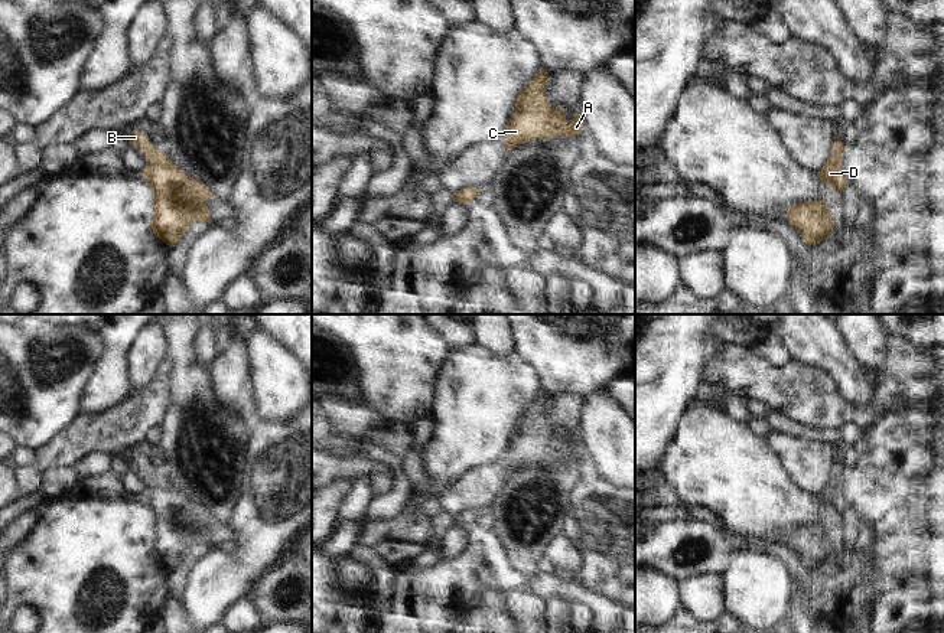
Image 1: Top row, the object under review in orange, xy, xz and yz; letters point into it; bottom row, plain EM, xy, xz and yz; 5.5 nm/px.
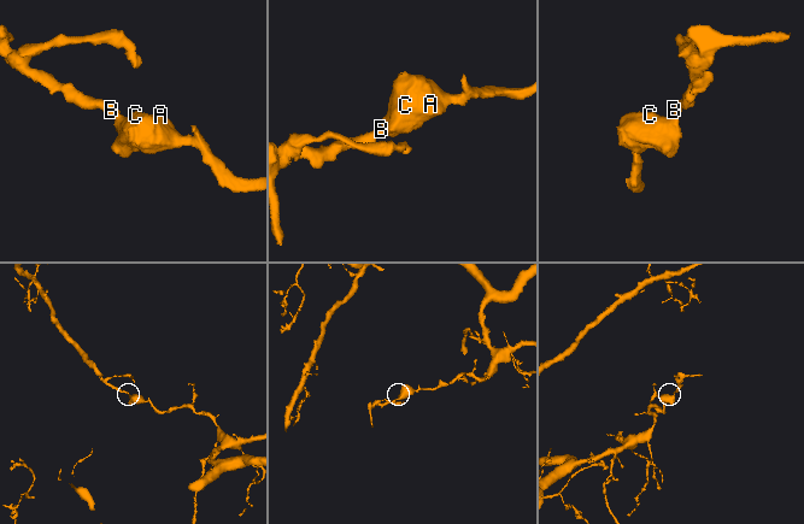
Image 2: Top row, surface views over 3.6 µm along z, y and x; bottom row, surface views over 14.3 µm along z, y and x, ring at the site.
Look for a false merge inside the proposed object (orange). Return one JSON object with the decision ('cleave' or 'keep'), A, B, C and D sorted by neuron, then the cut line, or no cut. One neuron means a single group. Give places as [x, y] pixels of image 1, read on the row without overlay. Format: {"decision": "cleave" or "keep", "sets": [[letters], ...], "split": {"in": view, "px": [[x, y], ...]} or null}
{"decision": "keep", "sets": [["A", "B", "C", "D"]], "split": null}

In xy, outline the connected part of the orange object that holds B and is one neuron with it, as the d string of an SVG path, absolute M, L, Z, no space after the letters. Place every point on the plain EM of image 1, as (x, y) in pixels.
M133 454L128 457L128 467L136 469L140 476L146 480L146 489L141 495L141 499L147 502L149 509L153 516L153 541L150 545L150 549L153 552L153 557L162 562L166 568L173 571L188 555L188 549L193 545L208 545L212 546L209 534L208 534L208 523L211 521L218 522L212 518L209 510L206 510L202 505L192 502L189 497L186 497L183 493L180 493L163 473L156 473L153 467L150 466L146 456L141 454Z

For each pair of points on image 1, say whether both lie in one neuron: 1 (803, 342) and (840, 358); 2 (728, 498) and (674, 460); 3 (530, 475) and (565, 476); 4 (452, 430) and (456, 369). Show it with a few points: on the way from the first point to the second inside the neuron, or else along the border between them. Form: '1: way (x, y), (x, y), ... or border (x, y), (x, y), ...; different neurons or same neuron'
1: way (811, 342), (817, 342), (832, 353); same neuron
2: way (715, 485), (695, 465), (687, 465); same neuron
3: way (539, 476), (556, 476); same neuron
4: way (456, 415), (456, 384); same neuron

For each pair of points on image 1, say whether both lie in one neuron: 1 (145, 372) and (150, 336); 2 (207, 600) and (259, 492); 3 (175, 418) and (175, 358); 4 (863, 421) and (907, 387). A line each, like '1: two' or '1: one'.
1: one
2: one
3: one
4: one

